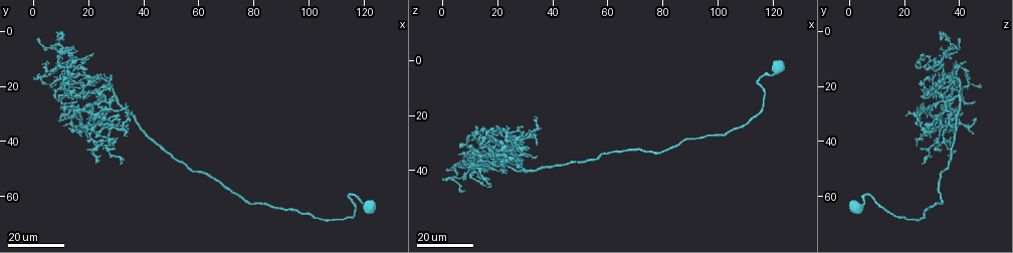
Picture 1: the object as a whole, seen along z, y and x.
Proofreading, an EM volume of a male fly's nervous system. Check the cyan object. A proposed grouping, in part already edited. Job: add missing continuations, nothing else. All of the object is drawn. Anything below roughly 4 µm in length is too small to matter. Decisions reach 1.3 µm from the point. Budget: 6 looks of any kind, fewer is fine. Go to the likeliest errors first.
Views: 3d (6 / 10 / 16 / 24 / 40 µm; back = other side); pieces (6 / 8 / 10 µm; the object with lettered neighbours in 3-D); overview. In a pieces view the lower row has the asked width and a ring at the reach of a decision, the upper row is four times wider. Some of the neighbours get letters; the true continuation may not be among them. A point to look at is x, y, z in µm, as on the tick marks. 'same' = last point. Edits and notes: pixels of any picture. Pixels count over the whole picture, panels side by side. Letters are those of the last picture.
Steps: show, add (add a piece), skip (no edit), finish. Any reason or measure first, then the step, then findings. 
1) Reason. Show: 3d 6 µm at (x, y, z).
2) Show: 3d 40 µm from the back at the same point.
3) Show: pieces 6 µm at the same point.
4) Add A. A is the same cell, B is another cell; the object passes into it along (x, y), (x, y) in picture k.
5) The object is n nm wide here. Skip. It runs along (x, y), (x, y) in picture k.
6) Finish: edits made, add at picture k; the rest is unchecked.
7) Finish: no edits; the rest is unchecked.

Branch stops here. Show: 3d 24 µm at (14, 30, 31).

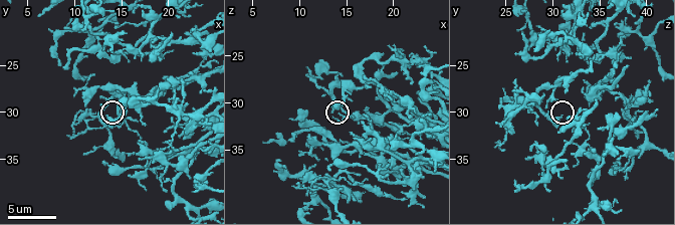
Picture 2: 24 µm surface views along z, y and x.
See the neighbours. Show: pieces 6 µm at (13.6, 30.6, 30.6).

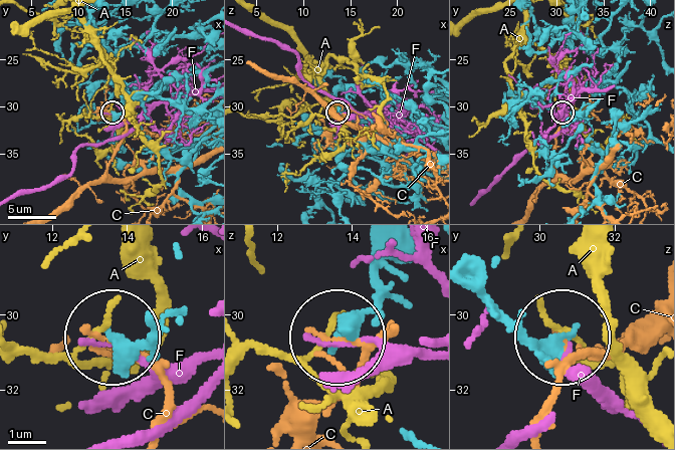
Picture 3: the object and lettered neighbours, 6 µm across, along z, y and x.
Skip. A, C and F are other cells; none of them fits.

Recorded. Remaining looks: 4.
An open end. Show: 3d 24 µm at (34, 35, 30).

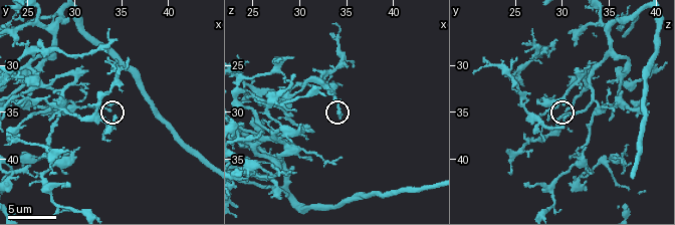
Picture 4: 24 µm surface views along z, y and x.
What lies round it. Show: pieces 10 µm at (34.2, 35.4, 30.6).

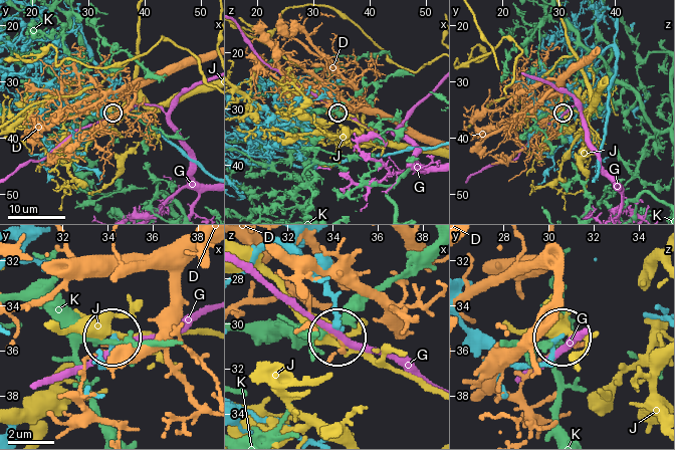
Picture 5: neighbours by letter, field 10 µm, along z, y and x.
The object is 190 nm wide here. Skip. D, G, J and K are other cells; no lettered piece goes on from it.

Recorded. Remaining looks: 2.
Branch stops here. Show: pieces 8 µm at (21.6, 26.6, 25.8).

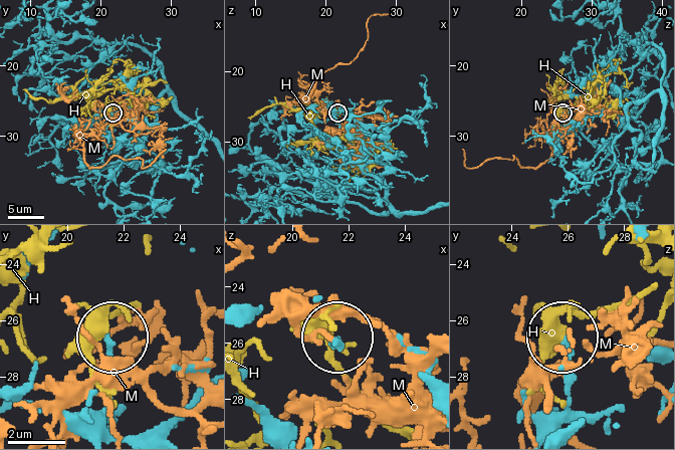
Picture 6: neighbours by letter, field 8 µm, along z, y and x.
Skip. H and M are other cells; no lettered piece goes on from it.

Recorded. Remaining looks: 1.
Finish: no edits; the rest is unchecked.

